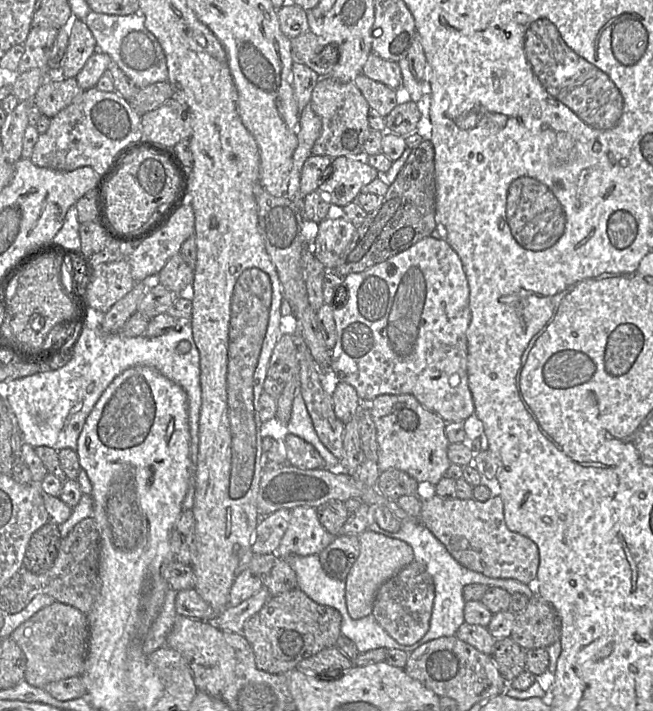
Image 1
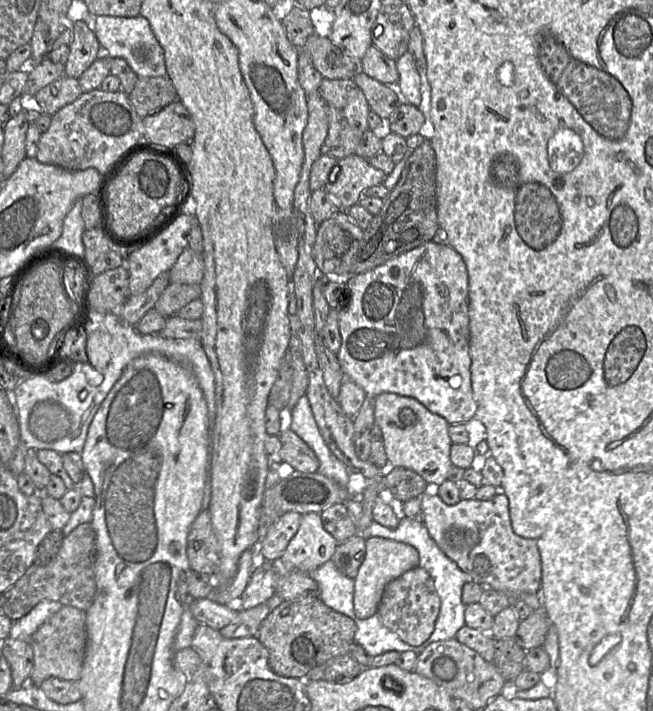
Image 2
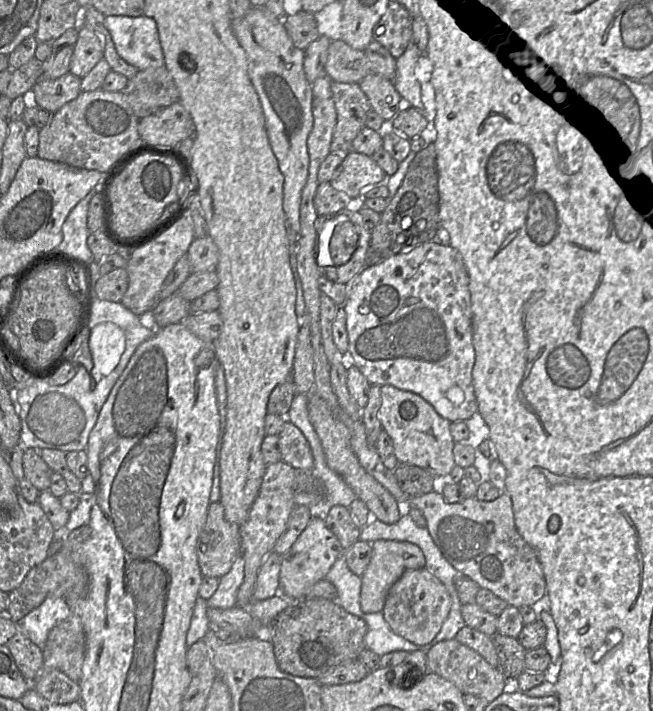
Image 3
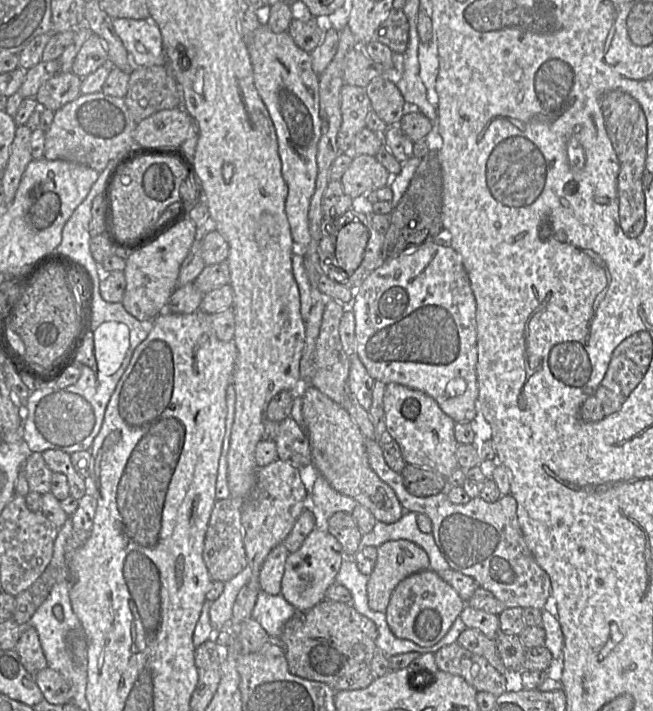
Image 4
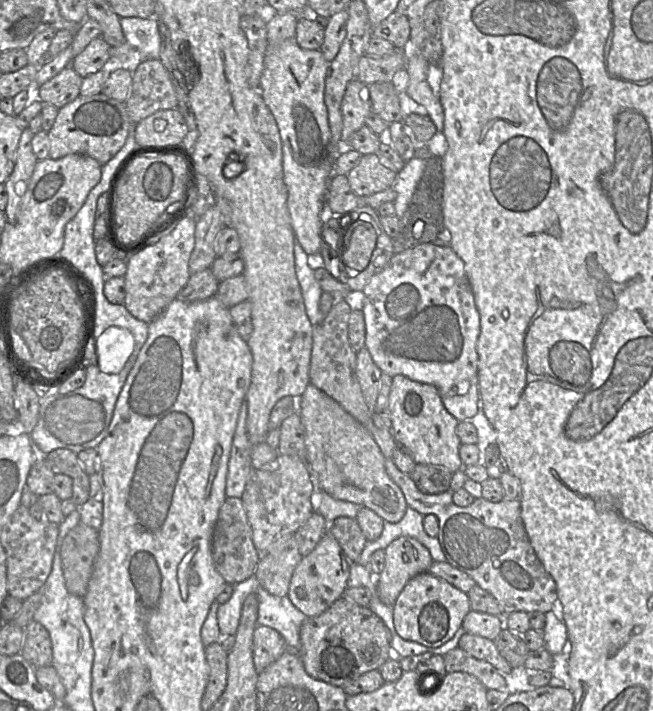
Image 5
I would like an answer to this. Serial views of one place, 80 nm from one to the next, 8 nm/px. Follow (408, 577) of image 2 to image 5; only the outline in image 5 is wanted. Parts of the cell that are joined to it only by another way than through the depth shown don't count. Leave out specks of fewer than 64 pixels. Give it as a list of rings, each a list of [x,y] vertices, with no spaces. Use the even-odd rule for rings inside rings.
[[[425,571],[407,582],[393,604],[392,610],[395,630],[399,636],[435,648],[448,642],[462,627],[471,606],[466,593]]]

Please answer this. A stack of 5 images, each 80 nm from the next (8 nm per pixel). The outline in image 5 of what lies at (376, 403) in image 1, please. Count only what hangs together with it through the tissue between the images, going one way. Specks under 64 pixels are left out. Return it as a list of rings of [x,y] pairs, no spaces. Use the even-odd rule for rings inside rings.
[[[405,376],[393,377],[389,394],[391,432],[416,464],[443,467],[451,473],[463,469],[459,456],[461,442],[456,433],[459,423],[445,408],[439,391],[432,385],[419,383]]]

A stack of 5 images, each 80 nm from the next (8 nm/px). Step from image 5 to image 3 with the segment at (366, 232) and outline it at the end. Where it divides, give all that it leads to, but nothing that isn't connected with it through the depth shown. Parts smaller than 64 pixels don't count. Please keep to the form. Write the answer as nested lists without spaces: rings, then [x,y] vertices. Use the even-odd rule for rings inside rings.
[[[333,220],[331,224],[337,227],[331,230],[330,254],[335,266],[344,265],[357,249],[359,233],[351,221],[338,222]]]

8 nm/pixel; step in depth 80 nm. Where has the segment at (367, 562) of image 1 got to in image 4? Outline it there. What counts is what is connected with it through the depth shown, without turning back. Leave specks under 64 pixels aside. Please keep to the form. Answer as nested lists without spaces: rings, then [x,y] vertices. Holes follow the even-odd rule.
[[[409,540],[387,541],[377,548],[377,560],[368,576],[369,607],[386,611],[396,586],[406,577],[429,569],[429,557],[424,549]]]

